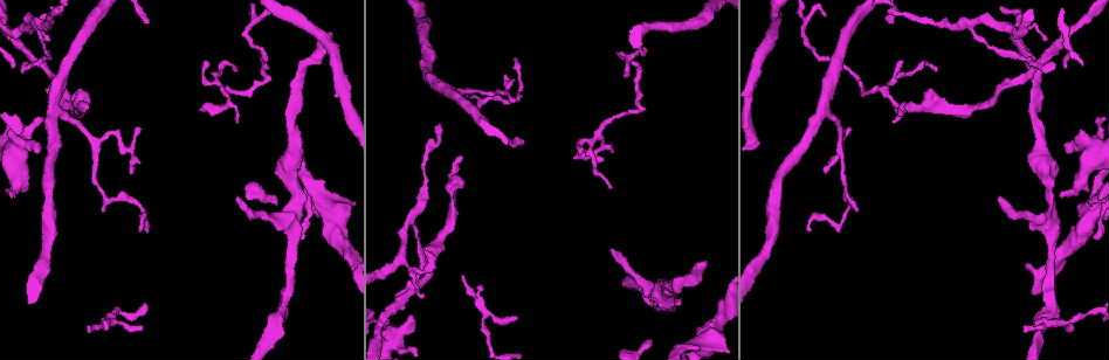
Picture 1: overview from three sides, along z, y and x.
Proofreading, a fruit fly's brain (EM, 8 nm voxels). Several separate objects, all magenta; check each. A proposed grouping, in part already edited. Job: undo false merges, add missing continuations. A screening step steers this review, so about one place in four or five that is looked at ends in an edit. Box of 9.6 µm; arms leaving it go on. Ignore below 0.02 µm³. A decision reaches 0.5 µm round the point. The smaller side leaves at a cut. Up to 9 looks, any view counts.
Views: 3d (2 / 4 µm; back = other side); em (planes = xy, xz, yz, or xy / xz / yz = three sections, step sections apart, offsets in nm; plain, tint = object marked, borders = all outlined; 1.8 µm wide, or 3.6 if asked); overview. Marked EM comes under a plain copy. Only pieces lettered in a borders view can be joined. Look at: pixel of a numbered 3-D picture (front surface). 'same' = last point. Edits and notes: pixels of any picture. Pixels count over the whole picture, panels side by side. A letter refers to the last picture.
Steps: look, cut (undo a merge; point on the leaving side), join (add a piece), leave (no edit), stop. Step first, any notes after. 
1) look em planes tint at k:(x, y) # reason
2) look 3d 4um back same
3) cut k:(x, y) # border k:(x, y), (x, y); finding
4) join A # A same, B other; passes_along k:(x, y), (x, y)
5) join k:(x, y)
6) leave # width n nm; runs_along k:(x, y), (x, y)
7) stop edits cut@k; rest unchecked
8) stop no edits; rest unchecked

look 3d 2um at 1:(421, 283) # three arms meet

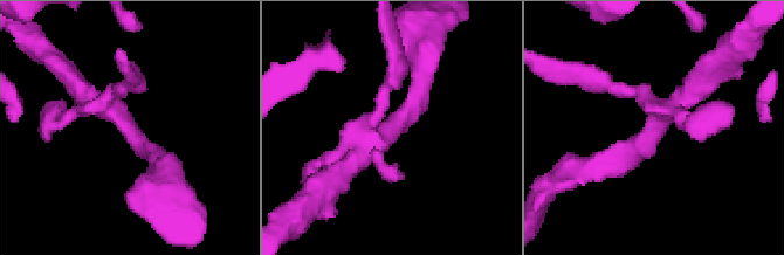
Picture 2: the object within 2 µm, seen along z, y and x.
look em 3.6um xz step 16 tint at 2:(658, 109) # shape alone is not enough

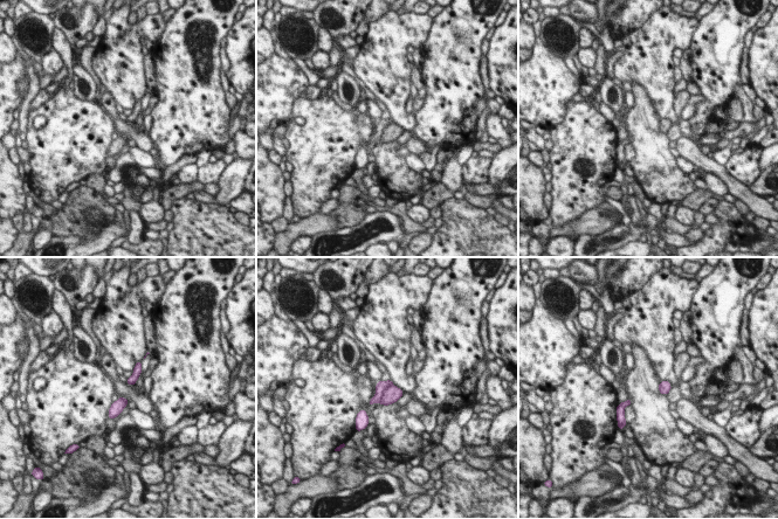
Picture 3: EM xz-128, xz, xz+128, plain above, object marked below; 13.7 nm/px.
look em 3.6um planes borders same # another direction

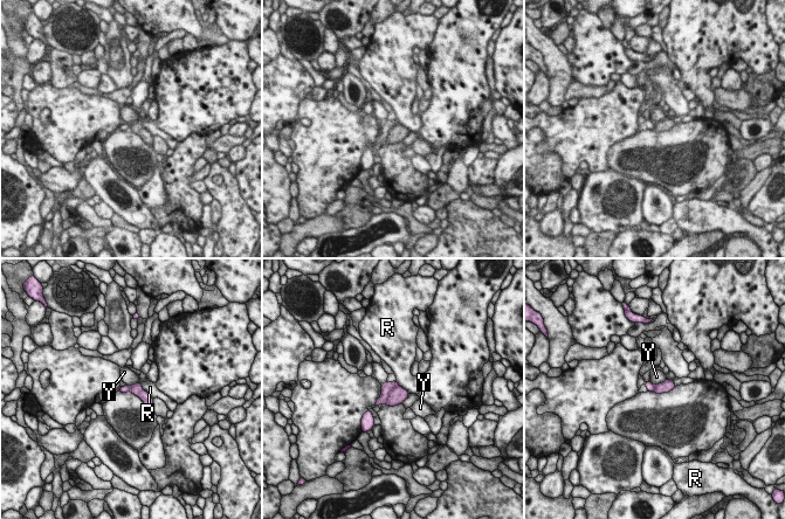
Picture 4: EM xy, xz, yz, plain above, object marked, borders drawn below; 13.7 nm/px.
cut 4:(398, 395) # R other, Y other; border 4:(398, 385), (384, 402); a second cell is stuck on

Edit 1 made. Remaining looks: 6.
look em yz step 4 tint at 1:(92, 331) # thin end

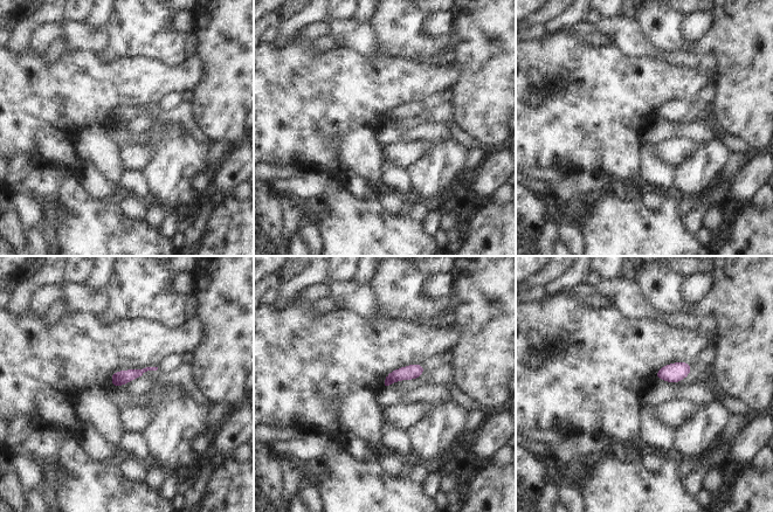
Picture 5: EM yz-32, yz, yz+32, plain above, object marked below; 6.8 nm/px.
look em yz step 4 borders same

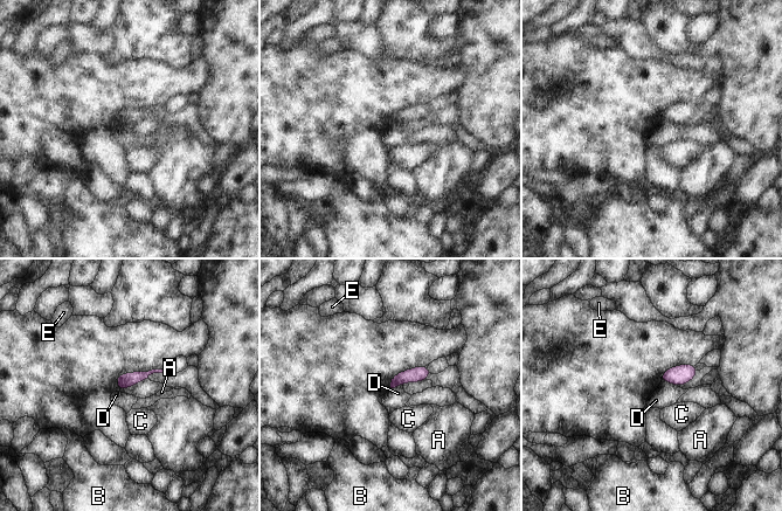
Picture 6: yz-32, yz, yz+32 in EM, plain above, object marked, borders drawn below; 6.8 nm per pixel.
leave # width 90 nm; A other, B other, C other, D other, E other; border 6:(662, 380), (670, 381), (677, 386); none of them fits

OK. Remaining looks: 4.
stop edits cut@4; rest unchecked

